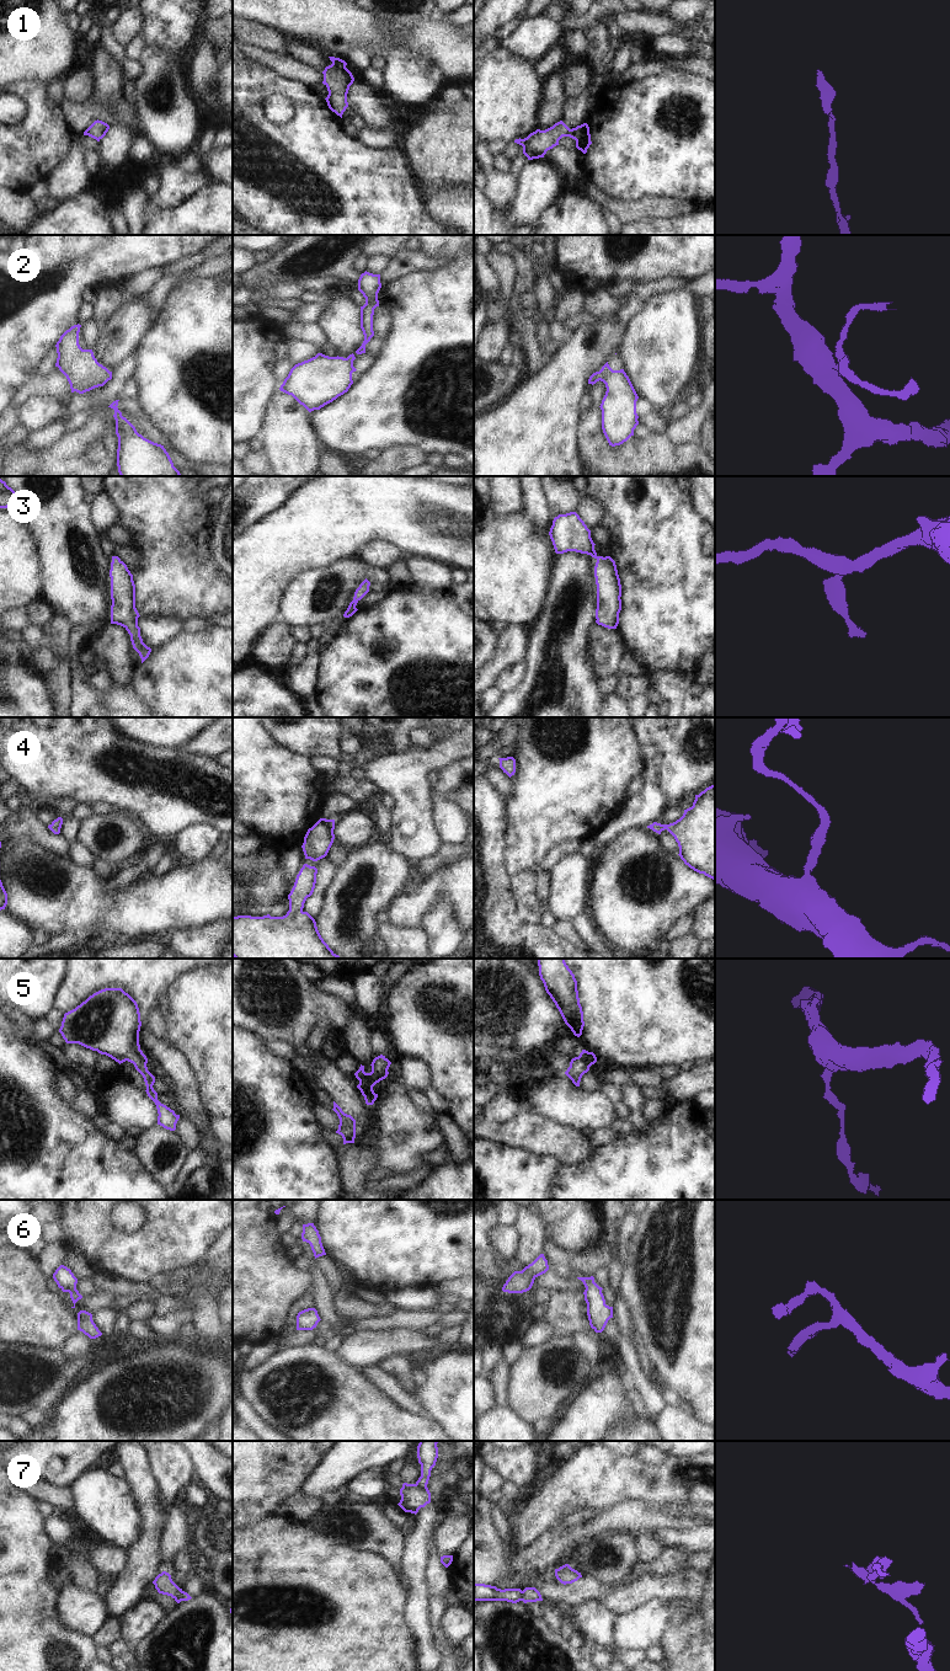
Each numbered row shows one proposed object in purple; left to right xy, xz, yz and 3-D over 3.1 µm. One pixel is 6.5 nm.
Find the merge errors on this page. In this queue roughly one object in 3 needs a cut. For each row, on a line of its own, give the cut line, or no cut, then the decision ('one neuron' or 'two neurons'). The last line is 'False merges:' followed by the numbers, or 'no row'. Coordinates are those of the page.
1: no cut; one neuron
2: no cut; one neuron
3: no cut; one neuron
4: no cut; one neuron
5: no cut; one neuron
6: no cut; one neuron
7: cut in xz along (415, 1484), (426, 1488); two neurons
False merges: 7

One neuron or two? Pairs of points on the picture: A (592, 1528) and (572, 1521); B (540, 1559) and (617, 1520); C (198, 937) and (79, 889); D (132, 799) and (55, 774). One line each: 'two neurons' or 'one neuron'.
A: two neurons
B: one neuron
C: two neurons
D: one neuron

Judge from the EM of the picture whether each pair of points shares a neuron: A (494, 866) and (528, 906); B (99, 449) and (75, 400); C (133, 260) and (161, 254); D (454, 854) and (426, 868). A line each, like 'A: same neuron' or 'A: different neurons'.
A: different neurons
B: different neurons
C: same neuron
D: same neuron

